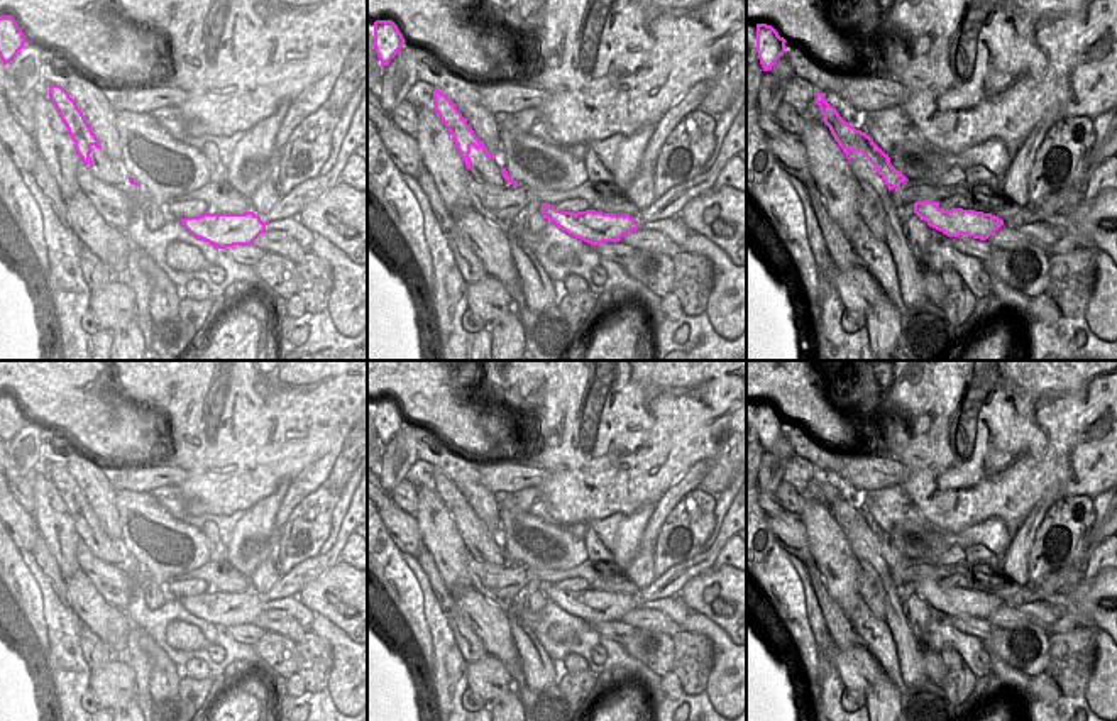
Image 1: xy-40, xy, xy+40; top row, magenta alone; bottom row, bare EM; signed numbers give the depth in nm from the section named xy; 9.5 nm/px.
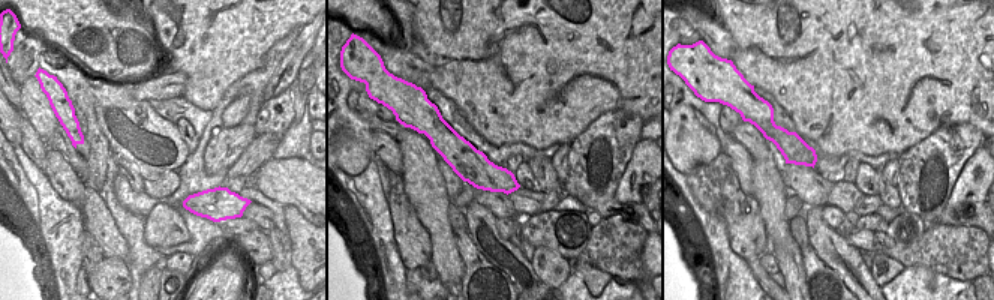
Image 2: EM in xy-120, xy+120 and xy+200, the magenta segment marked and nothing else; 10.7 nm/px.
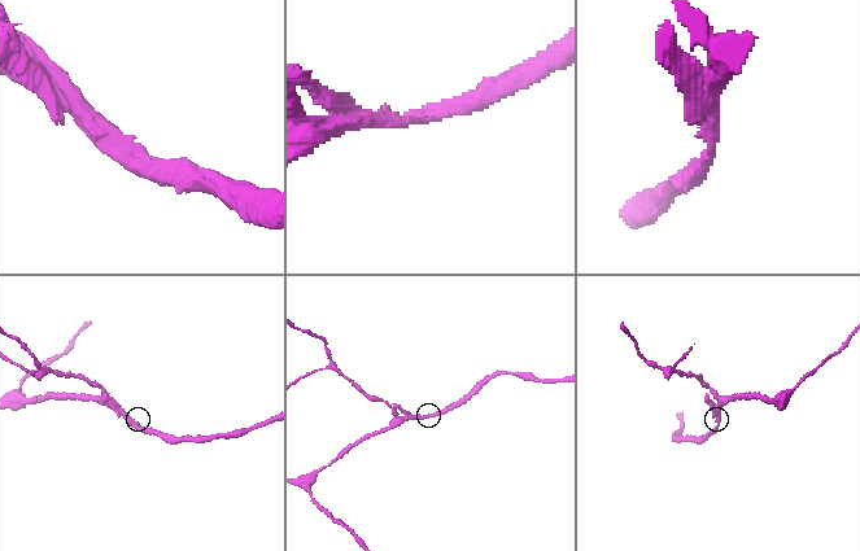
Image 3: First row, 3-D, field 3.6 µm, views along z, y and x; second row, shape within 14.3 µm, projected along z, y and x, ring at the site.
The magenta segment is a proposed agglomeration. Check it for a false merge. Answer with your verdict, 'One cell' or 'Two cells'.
Two cells.

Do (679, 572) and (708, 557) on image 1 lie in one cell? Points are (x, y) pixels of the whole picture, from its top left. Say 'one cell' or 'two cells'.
one cell

